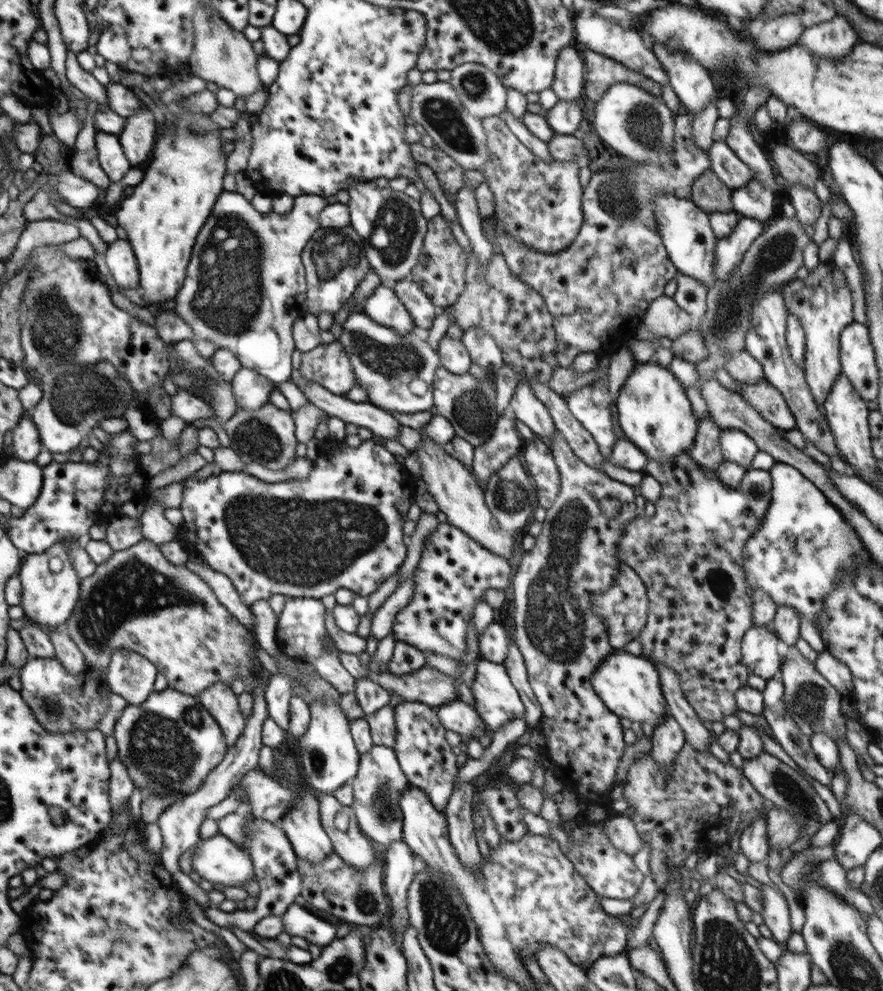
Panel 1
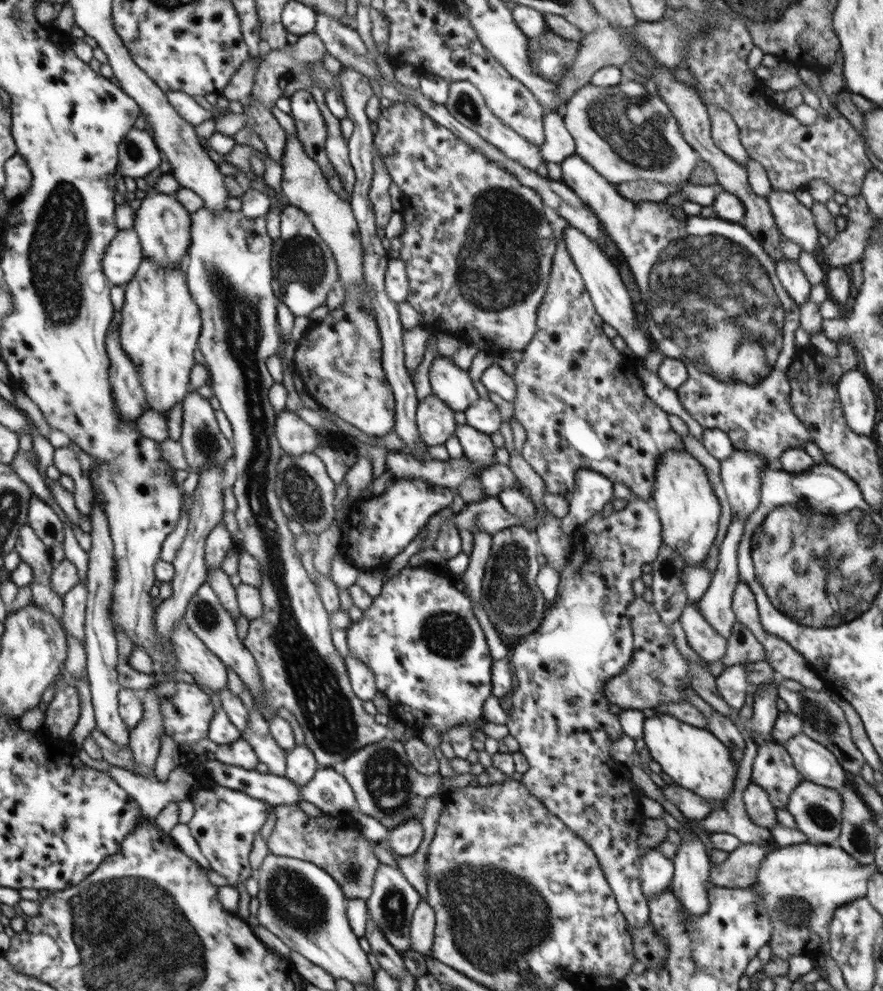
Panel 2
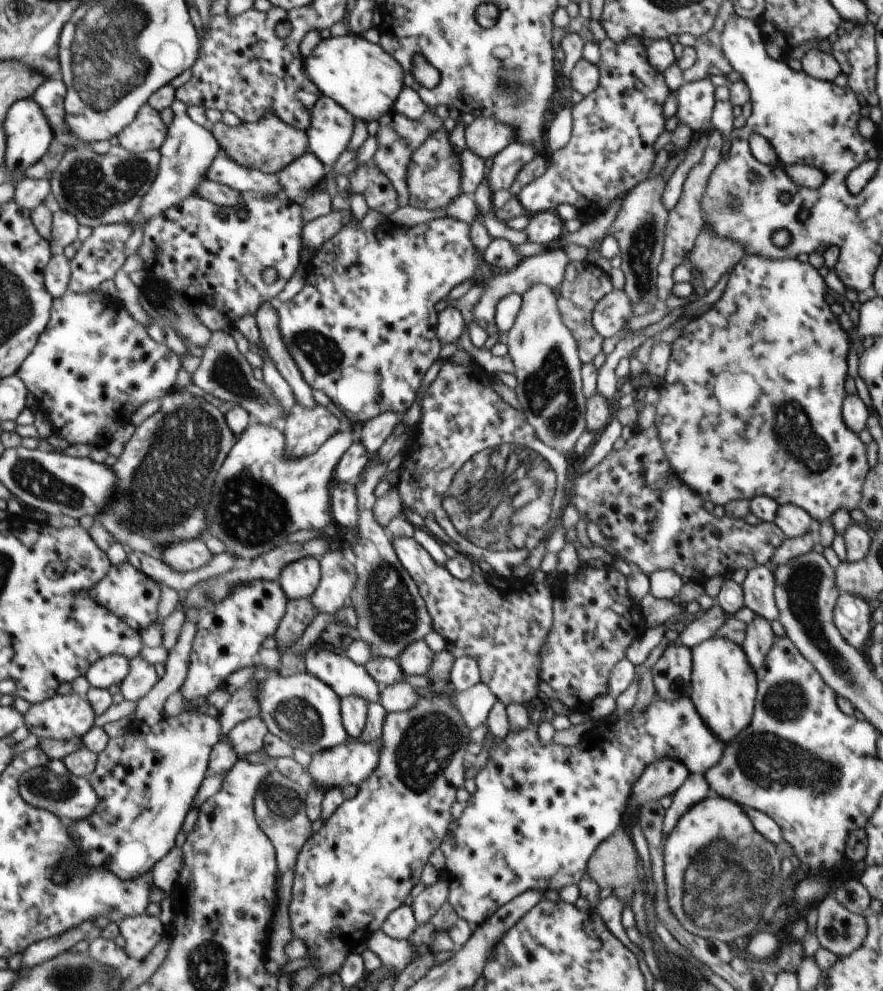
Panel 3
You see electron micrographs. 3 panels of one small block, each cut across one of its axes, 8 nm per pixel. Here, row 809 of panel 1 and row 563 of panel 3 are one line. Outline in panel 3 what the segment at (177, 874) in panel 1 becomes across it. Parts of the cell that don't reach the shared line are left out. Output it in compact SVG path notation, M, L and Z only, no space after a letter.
M195 539L172 542L164 546L156 557L176 572L190 572L206 566L212 560L212 556L206 543Z

